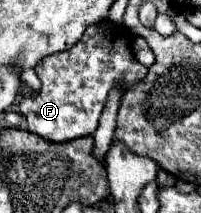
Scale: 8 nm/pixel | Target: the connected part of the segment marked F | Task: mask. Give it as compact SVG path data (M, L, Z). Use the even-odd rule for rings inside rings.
M100 21L88 27L82 39L72 45L66 53L56 53L44 57L36 67L36 75L42 81L42 87L36 95L28 95L20 103L20 115L26 121L30 133L40 135L50 143L66 143L78 137L88 137L96 131L104 101L124 77L124 89L134 85L148 71L140 65L130 47L130 31L122 25L112 25Z

